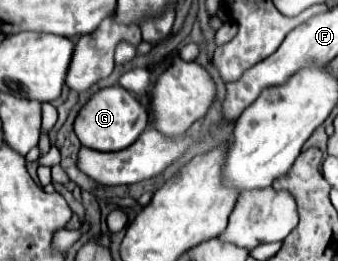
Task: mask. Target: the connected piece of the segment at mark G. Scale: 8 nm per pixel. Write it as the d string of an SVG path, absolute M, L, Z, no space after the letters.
M111 86L99 90L87 100L87 104L77 114L73 128L83 146L101 152L115 152L131 146L139 138L139 134L147 128L147 124L149 124L149 114L145 106L141 106L137 96L121 86Z

